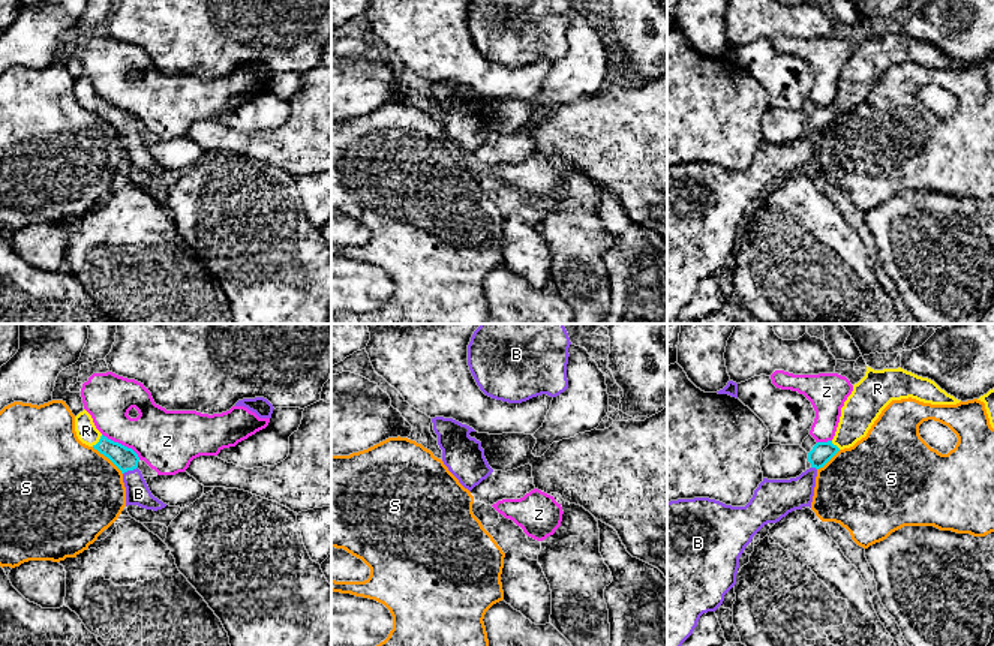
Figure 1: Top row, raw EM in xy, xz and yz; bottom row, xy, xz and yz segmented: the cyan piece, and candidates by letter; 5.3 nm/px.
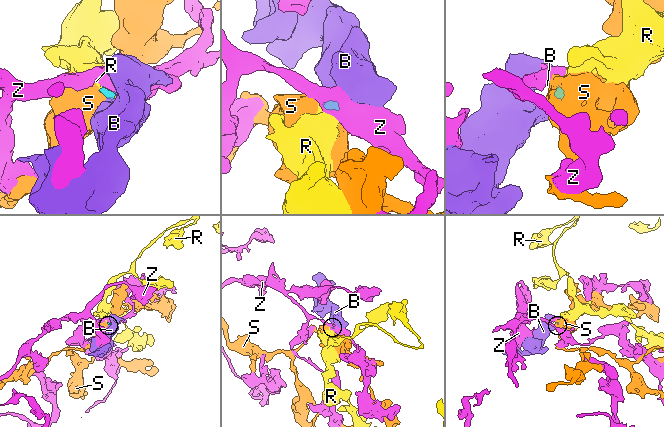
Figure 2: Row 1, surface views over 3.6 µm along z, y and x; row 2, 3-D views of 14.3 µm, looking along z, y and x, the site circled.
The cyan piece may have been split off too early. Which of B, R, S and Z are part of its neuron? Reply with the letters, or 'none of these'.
B, R

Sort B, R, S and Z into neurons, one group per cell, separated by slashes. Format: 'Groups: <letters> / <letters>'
Groups: B R / S / Z

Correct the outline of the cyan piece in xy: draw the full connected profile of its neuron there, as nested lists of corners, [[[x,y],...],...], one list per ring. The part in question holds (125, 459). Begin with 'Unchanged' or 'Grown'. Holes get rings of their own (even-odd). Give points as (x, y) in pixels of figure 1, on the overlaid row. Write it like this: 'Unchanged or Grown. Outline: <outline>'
Grown. Outline: [[[84,409],[75,417],[75,432],[78,439],[108,457],[123,474],[126,487],[126,507],[138,505],[145,510],[162,510],[166,507],[154,498],[138,469],[139,457],[132,450],[103,436],[94,426],[91,415]]]

